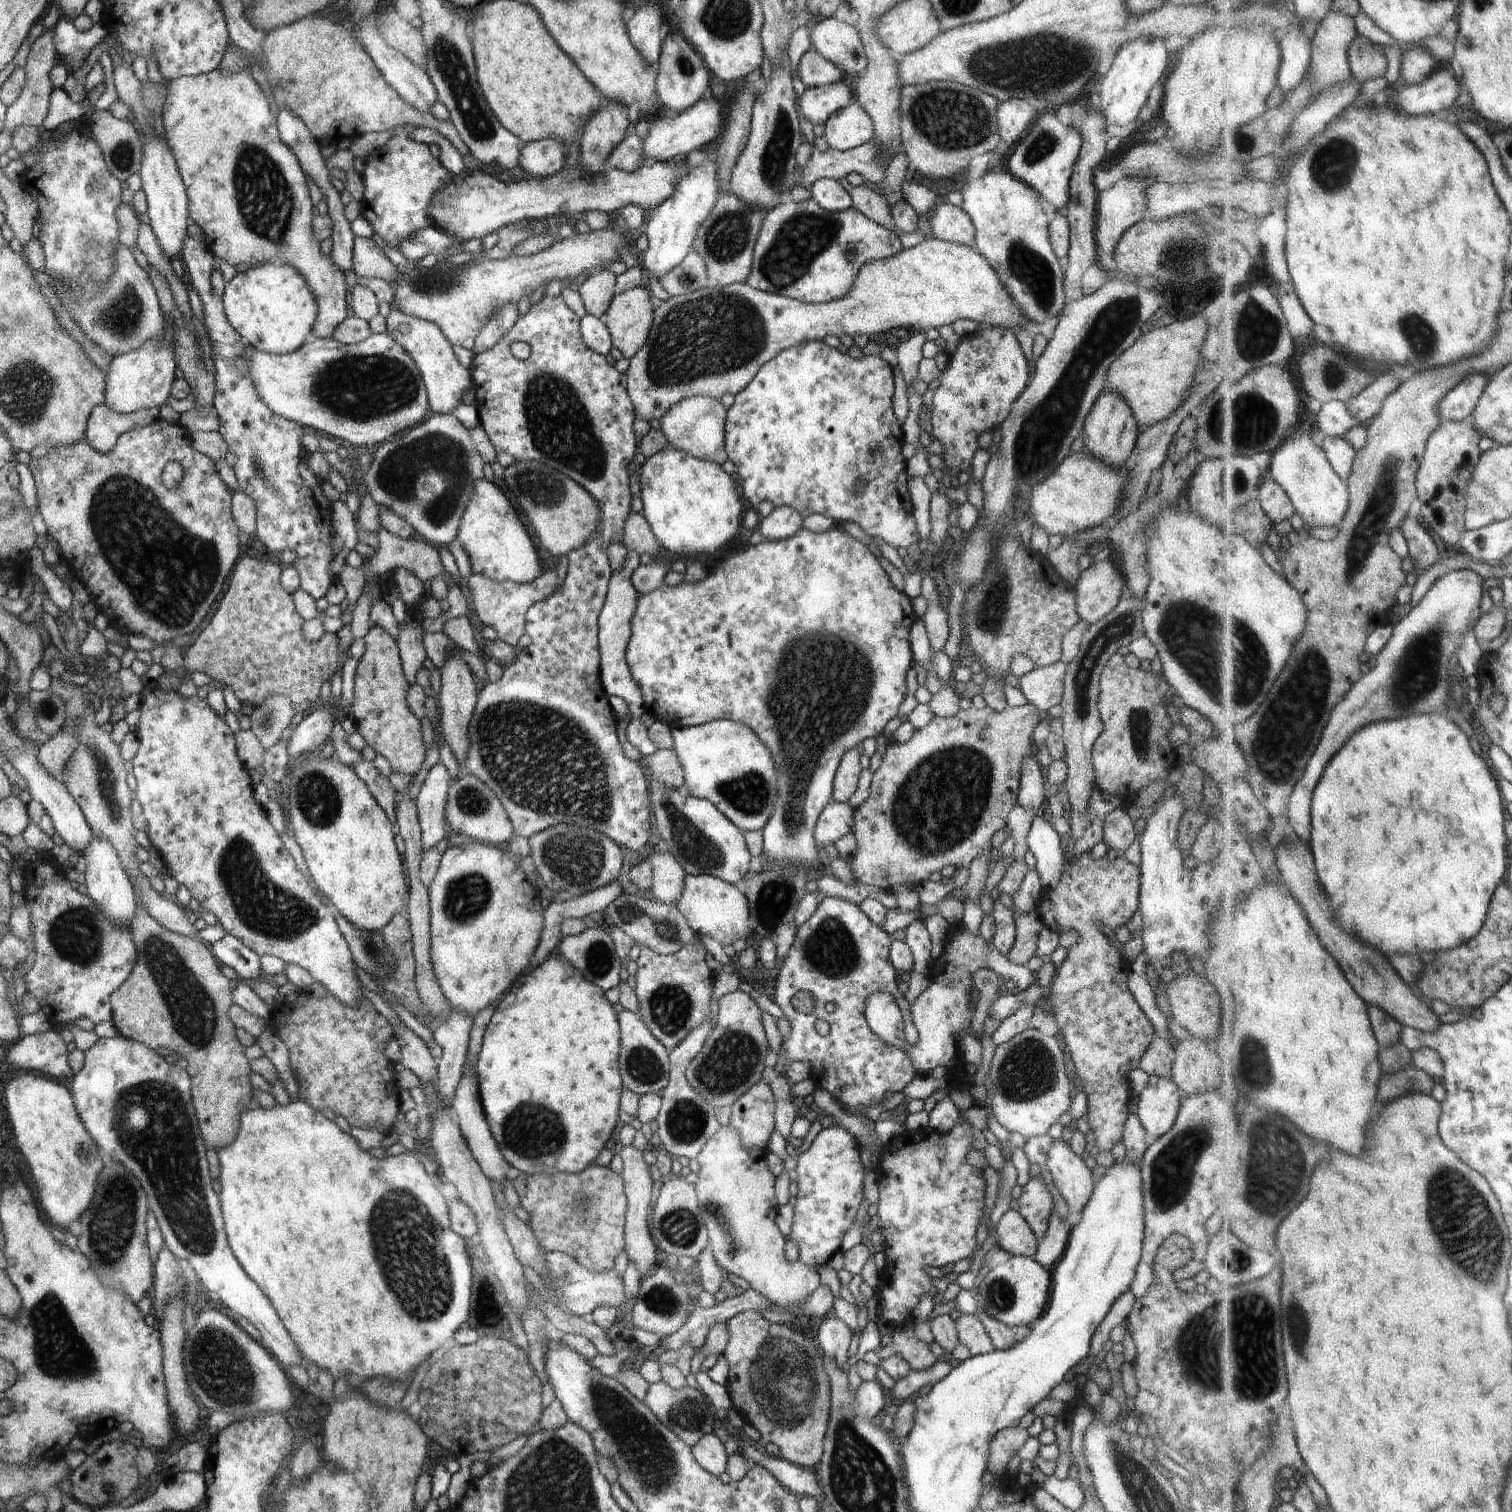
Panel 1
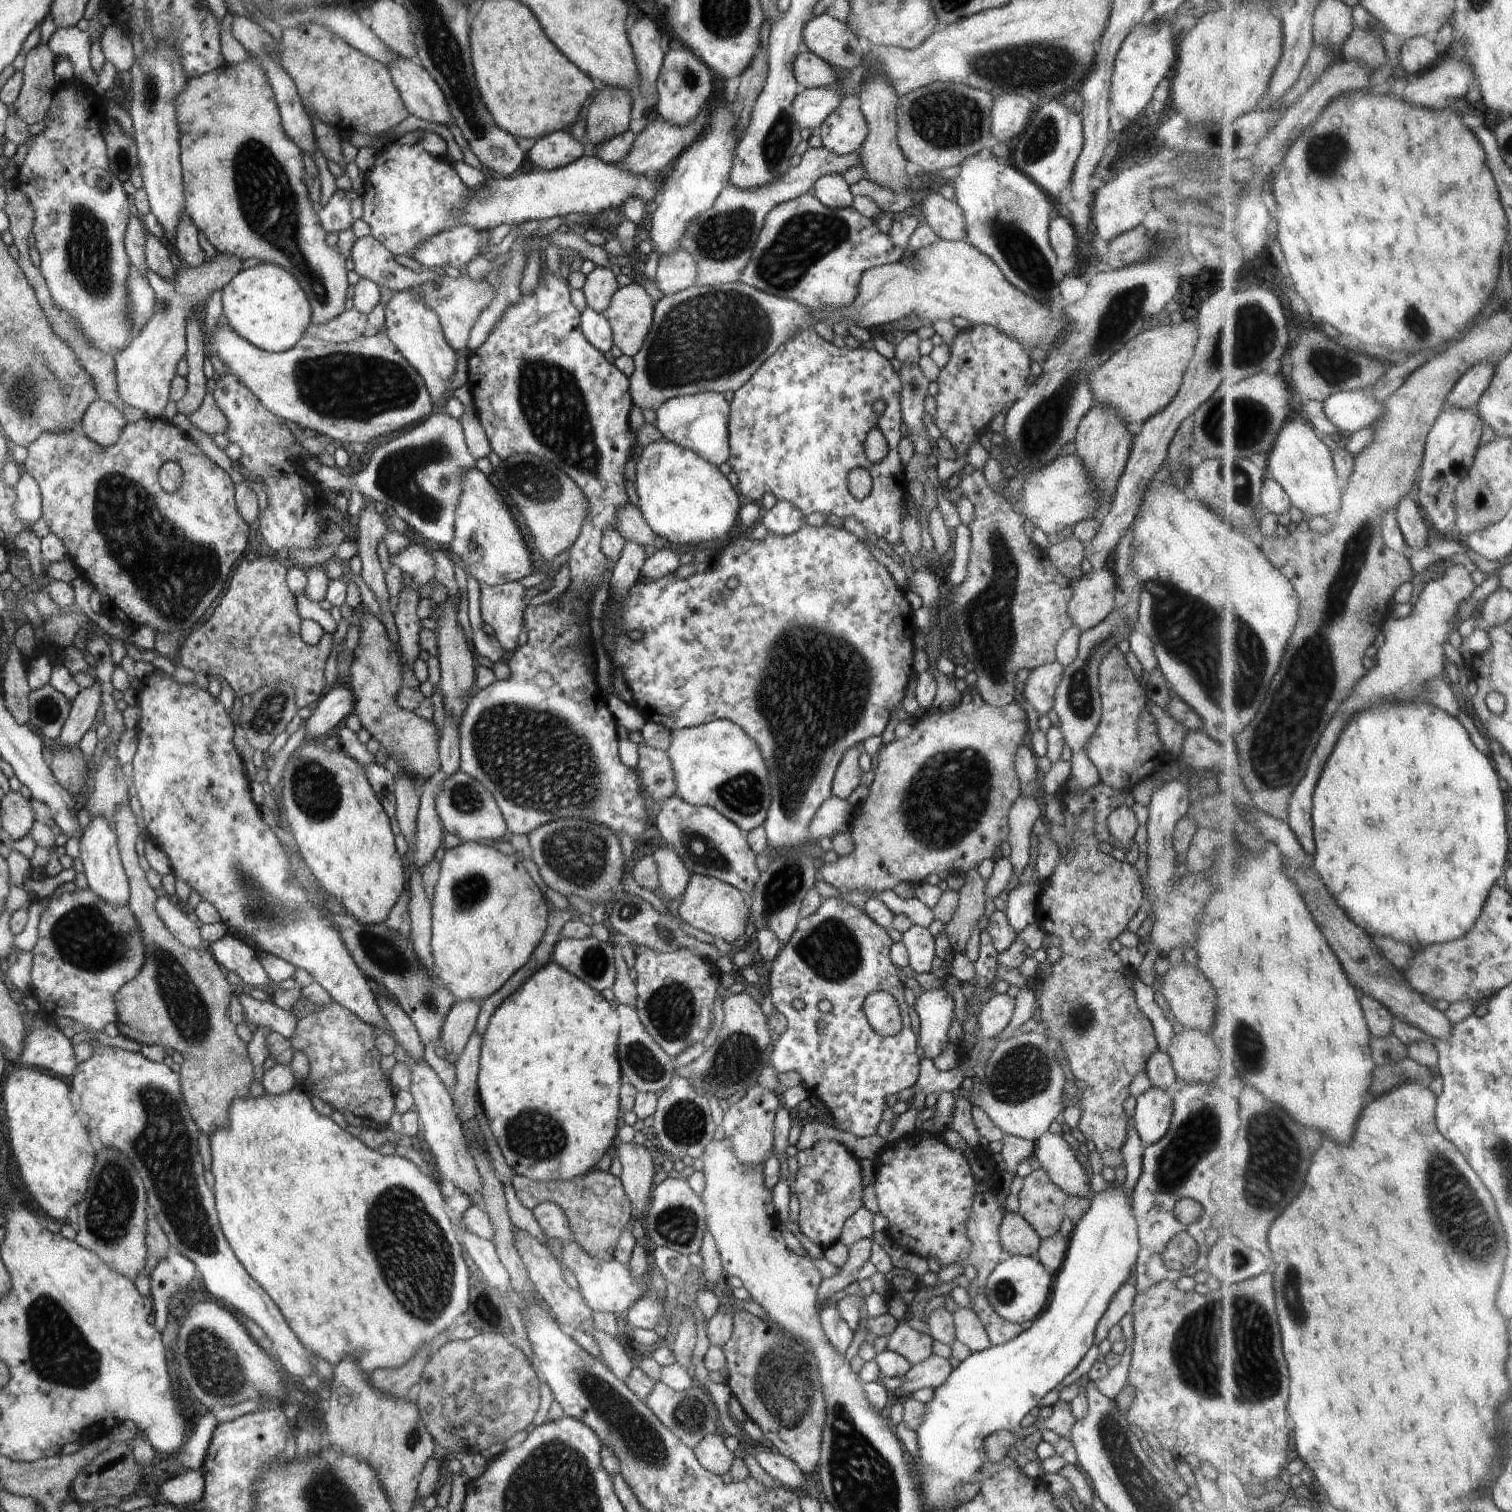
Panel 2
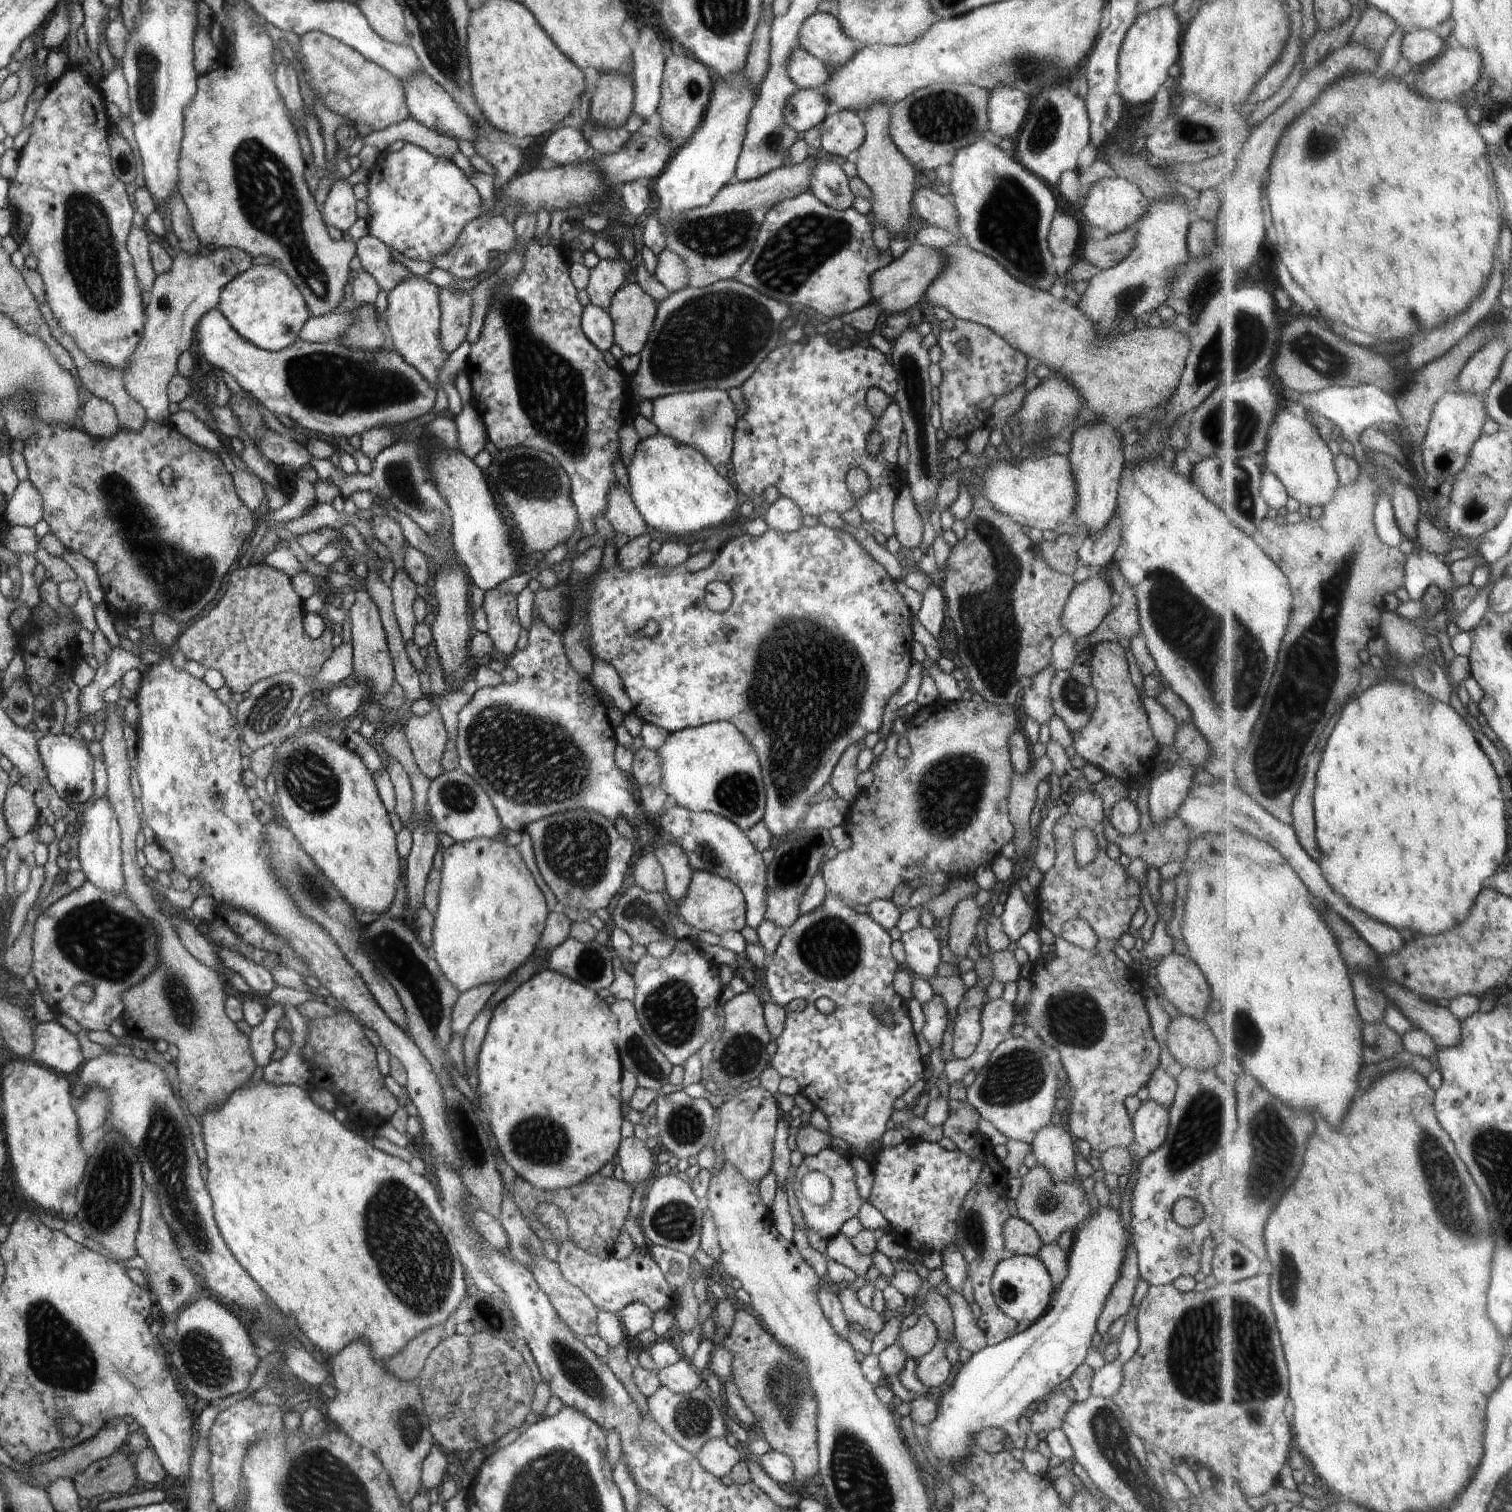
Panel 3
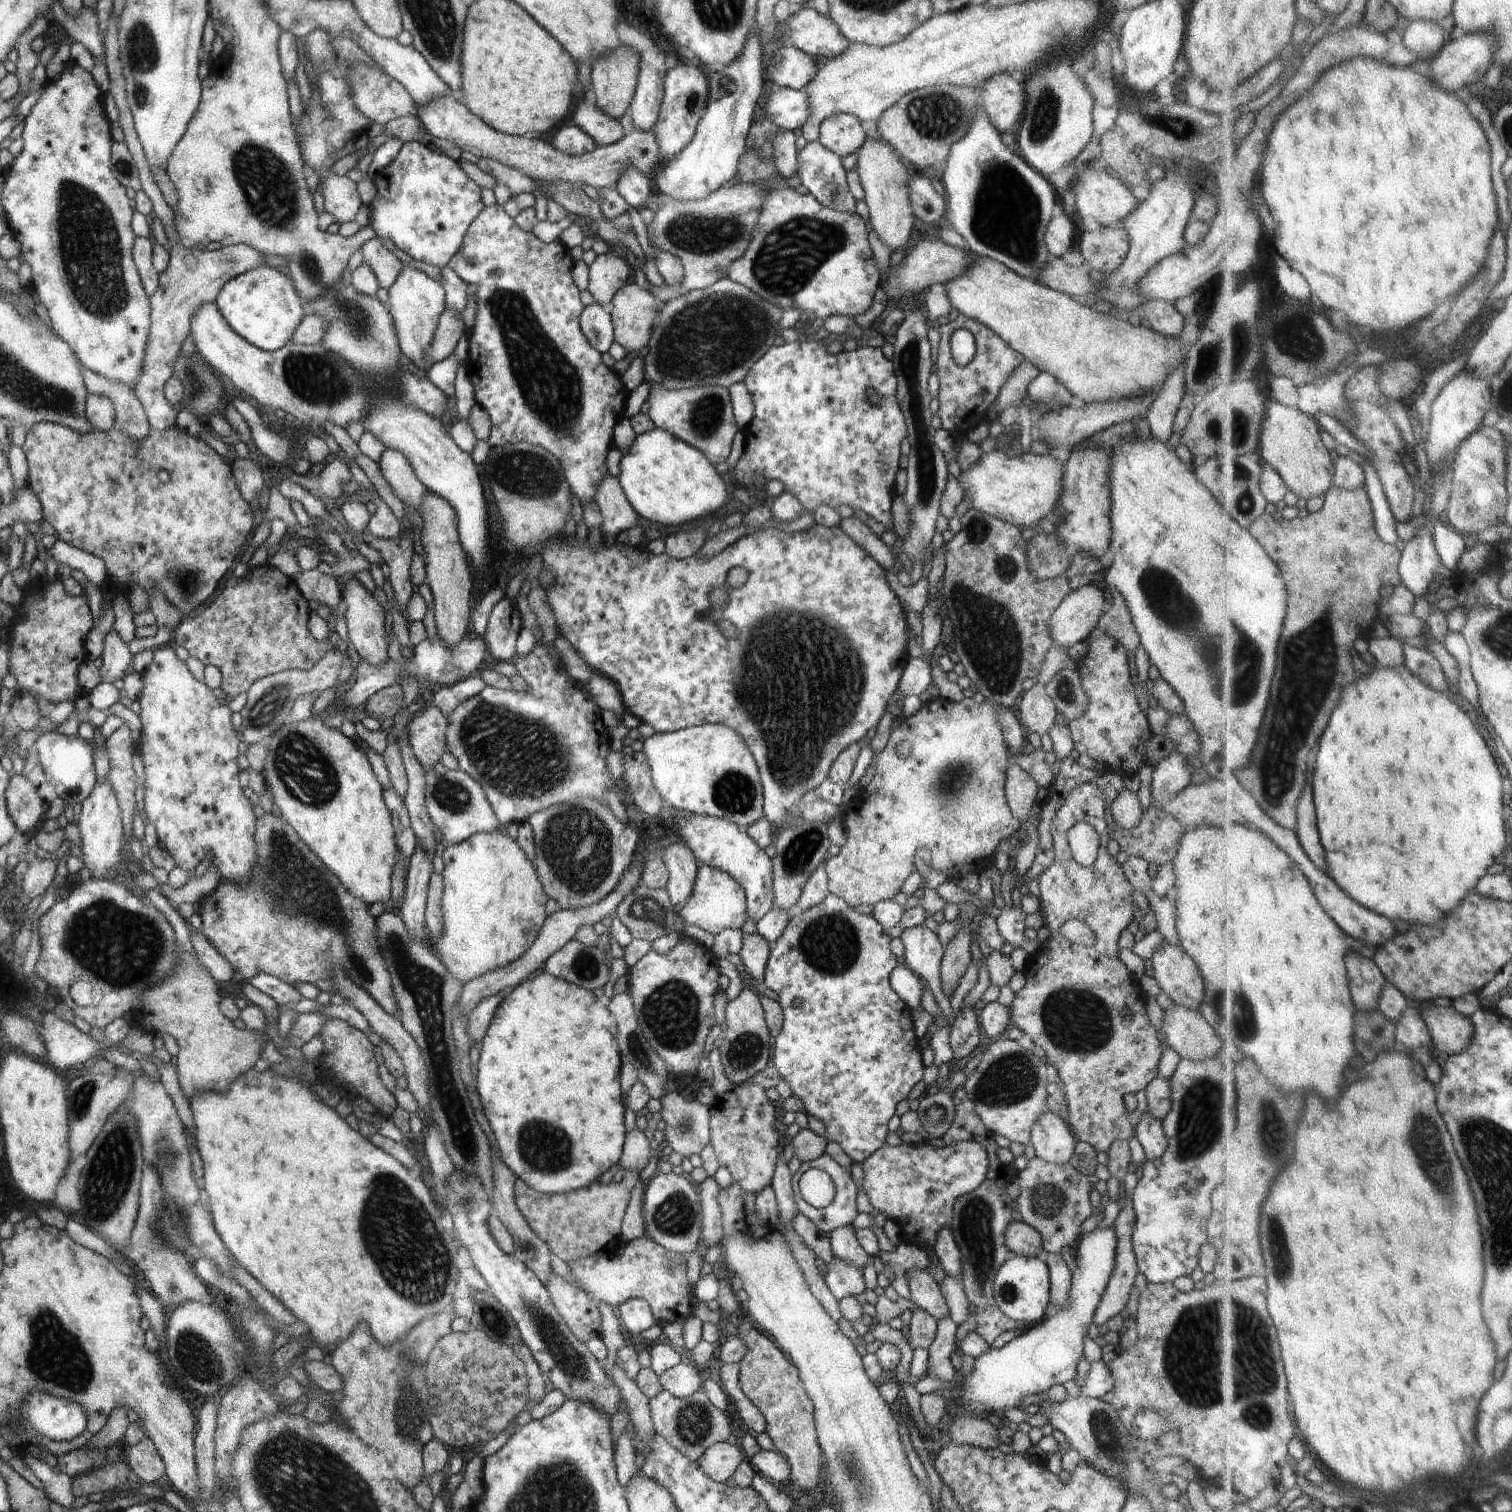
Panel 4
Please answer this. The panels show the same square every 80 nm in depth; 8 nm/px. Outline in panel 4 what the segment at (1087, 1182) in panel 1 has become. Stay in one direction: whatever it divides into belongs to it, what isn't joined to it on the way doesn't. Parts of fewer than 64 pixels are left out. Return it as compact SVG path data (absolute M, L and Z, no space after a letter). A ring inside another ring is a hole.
M1048 1109L1034 1122L1030 1134L1036 1156L1045 1162L1067 1164L1076 1150L1078 1140L1069 1126Z

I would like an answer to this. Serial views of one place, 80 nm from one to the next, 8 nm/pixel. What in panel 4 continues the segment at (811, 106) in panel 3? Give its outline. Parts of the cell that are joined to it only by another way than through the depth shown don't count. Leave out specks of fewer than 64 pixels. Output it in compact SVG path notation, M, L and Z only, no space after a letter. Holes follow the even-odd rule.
M780 88L764 93L759 107L762 108L762 114L768 114L768 118L784 131L802 128L810 114L806 89Z

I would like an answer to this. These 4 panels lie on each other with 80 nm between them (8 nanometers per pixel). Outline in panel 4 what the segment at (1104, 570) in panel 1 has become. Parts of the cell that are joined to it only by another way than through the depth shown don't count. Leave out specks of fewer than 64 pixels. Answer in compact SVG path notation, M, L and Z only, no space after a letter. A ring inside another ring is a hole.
M1097 581L1066 596L1050 618L1054 646L1060 646L1068 652L1070 647L1086 640L1104 612L1105 597L1105 591Z

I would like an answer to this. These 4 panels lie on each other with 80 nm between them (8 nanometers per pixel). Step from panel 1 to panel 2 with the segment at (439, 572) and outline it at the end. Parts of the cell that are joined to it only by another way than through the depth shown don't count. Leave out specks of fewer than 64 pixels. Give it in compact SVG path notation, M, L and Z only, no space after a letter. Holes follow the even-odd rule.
M411 540L410 544L398 554L389 552L392 566L398 566L416 584L417 588L429 583L436 572L434 558L430 556L428 549L425 543Z

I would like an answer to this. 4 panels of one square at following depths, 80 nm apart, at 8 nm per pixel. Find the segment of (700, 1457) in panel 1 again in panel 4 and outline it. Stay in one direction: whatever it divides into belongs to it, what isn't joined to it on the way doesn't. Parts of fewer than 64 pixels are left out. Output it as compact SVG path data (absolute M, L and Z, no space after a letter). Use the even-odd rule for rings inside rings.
M727 1441L716 1442L702 1454L697 1464L710 1480L726 1484L744 1462L743 1458L740 1445L732 1446Z

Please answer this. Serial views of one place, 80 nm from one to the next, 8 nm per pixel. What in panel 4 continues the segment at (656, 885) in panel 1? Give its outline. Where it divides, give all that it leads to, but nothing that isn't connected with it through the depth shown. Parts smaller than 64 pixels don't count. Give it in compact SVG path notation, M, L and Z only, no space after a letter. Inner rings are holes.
M681 842L664 847L659 854L668 868L669 876L665 890L672 905L686 904L699 870L694 852L690 852Z

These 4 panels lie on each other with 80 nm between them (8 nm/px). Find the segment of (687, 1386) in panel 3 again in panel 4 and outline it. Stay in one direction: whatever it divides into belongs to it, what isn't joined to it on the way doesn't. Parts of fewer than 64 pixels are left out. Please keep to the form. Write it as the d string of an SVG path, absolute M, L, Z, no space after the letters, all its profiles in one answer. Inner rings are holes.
M680 1362L677 1366L660 1374L659 1382L662 1389L680 1400L690 1398L692 1394L700 1392L703 1387L703 1382L694 1366L688 1366L684 1362Z

